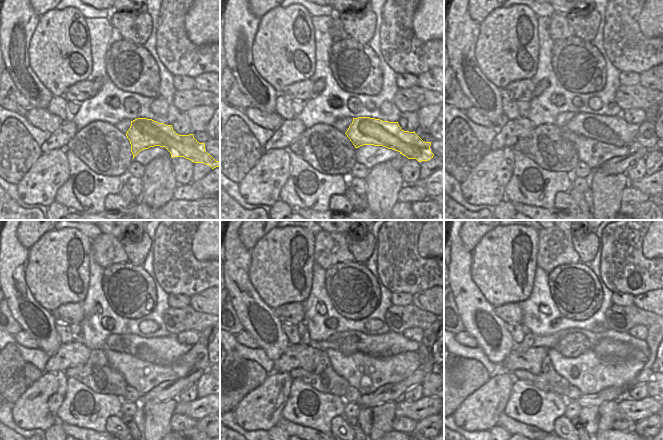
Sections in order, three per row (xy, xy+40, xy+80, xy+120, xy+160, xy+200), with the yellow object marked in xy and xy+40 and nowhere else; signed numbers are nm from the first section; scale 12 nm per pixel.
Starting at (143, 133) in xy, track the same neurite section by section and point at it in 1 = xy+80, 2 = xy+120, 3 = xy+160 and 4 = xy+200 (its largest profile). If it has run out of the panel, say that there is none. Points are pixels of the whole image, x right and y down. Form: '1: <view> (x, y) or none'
1: xy+80 (614, 130)
2: xy+120 (161, 351)
3: xy+160 (379, 346)
4: xy+200 (593, 338)

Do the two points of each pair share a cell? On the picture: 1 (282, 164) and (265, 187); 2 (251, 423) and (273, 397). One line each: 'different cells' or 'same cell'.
1: same cell
2: same cell

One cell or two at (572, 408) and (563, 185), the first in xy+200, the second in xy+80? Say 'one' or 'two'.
two

